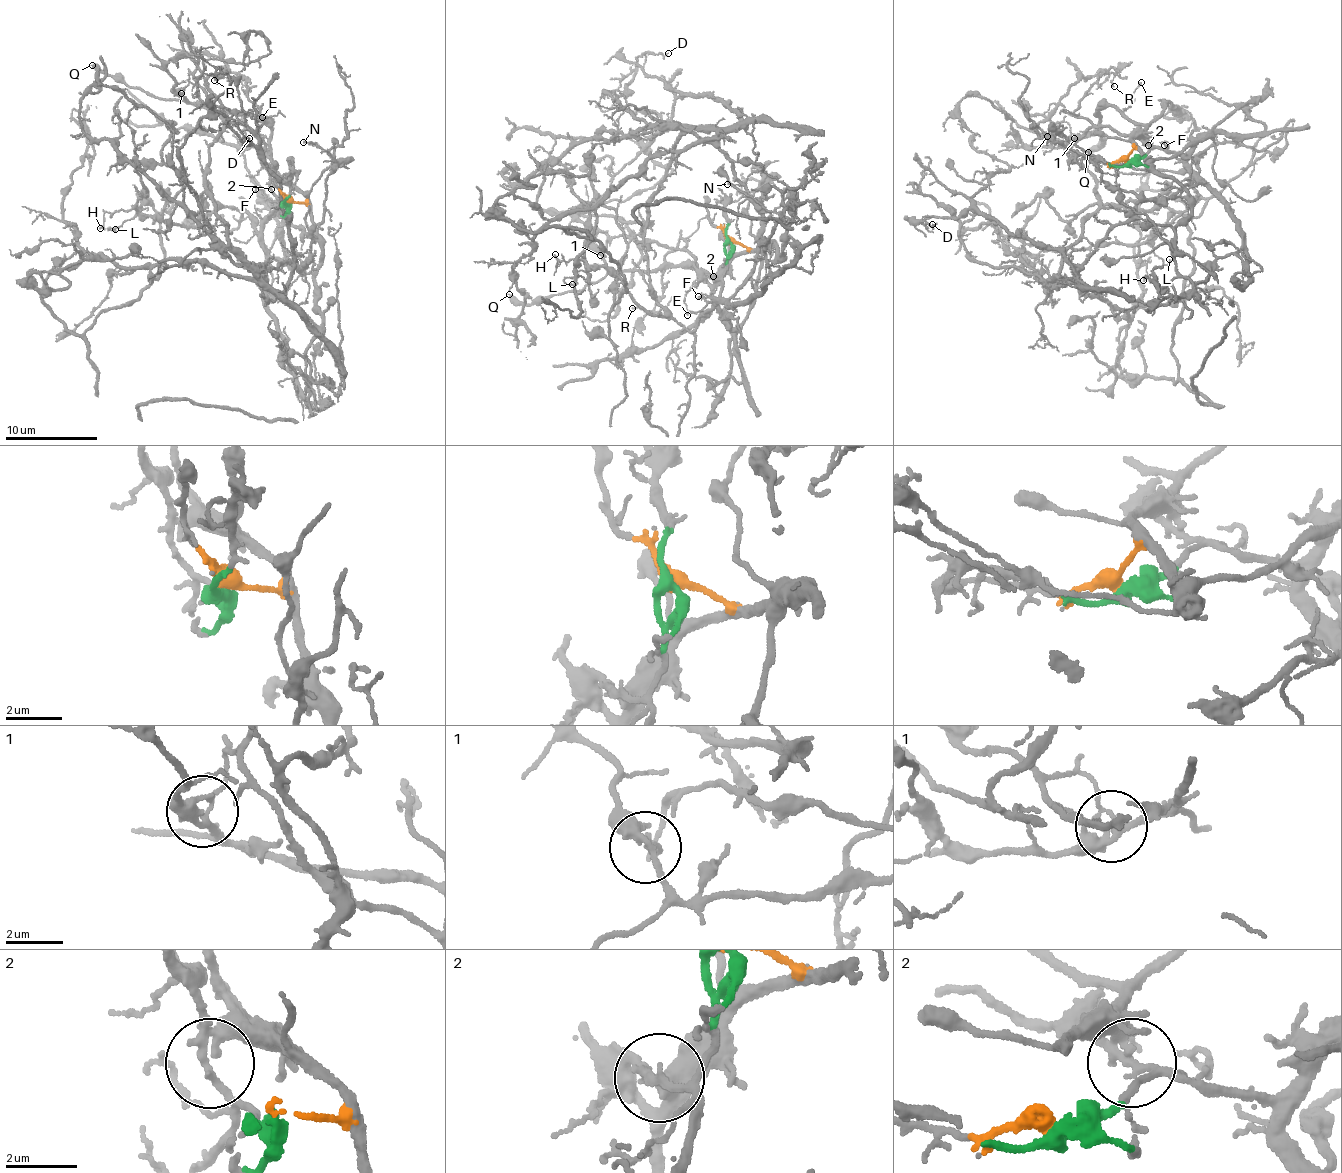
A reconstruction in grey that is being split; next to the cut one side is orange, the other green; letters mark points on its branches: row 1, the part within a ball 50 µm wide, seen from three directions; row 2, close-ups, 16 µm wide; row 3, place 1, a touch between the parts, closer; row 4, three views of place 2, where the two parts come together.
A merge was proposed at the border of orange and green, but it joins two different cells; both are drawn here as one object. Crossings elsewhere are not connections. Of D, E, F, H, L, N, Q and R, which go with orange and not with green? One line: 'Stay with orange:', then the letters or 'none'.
Stay with orange: D, E, N, Q

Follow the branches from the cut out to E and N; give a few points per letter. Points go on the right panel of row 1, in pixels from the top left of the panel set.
E: (1127, 161), (1131, 137), (1144, 126), (1124, 115), (1124, 109), (1133, 101), (1141, 83)
N: (1127, 161), (1133, 148), (1144, 158), (1146, 167), (1141, 169), (1090, 156), (1069, 143), (1057, 126), (1047, 136)

